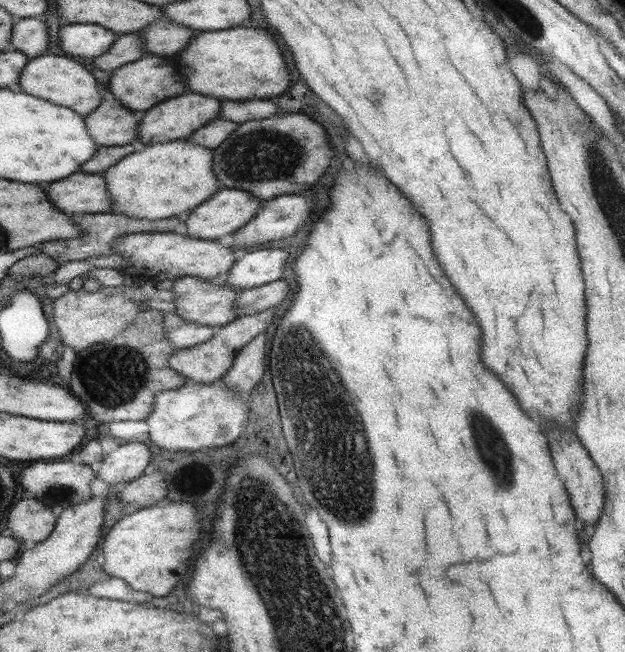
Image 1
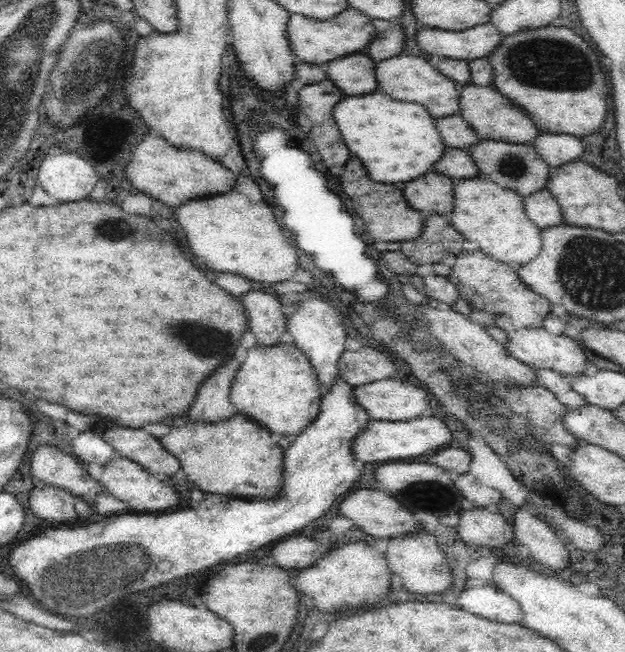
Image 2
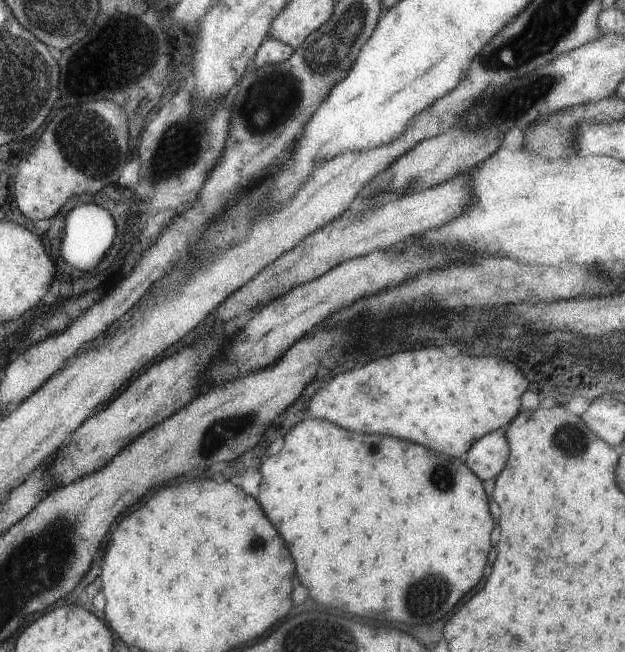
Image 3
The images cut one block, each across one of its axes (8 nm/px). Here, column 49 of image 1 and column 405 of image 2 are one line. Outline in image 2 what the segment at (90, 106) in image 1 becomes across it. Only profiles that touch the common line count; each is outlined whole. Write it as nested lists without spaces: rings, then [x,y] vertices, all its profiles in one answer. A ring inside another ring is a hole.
[[[401,53],[392,58],[380,60],[376,63],[376,81],[379,89],[392,99],[420,104],[426,107],[434,118],[444,118],[460,113],[462,84],[438,72],[426,58]]]

